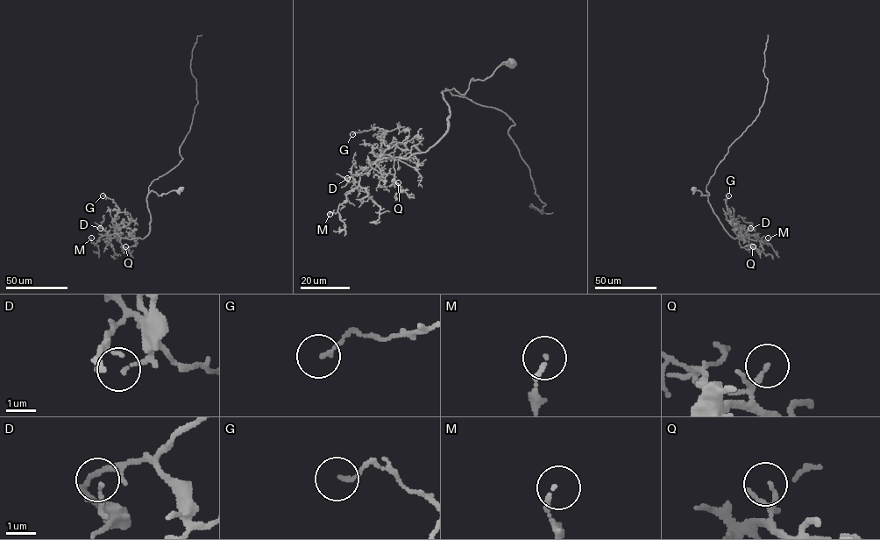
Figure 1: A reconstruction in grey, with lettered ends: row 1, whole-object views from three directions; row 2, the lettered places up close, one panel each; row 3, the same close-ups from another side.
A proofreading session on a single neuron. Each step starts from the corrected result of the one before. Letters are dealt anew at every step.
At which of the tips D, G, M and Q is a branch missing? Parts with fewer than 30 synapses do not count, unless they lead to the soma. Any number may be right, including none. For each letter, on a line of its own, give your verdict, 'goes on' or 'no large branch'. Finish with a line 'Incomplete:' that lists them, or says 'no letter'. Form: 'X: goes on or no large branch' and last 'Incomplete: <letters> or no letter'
D: no large branch
G: no large branch
M: no large branch
Q: no large branch
Incomplete: no letter

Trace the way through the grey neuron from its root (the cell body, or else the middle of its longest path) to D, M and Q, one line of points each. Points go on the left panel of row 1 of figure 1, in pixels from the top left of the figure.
D: (180, 189), (159, 195), (152, 190), (149, 193), (150, 230), (143, 238), (109, 235), (100, 228)
M: (180, 189), (159, 195), (149, 193), (150, 230), (144, 238), (114, 233), (102, 235), (95, 245), (91, 238)
Q: (180, 189), (159, 195), (152, 190), (149, 193), (149, 232), (142, 238), (122, 238), (124, 250), (125, 246)

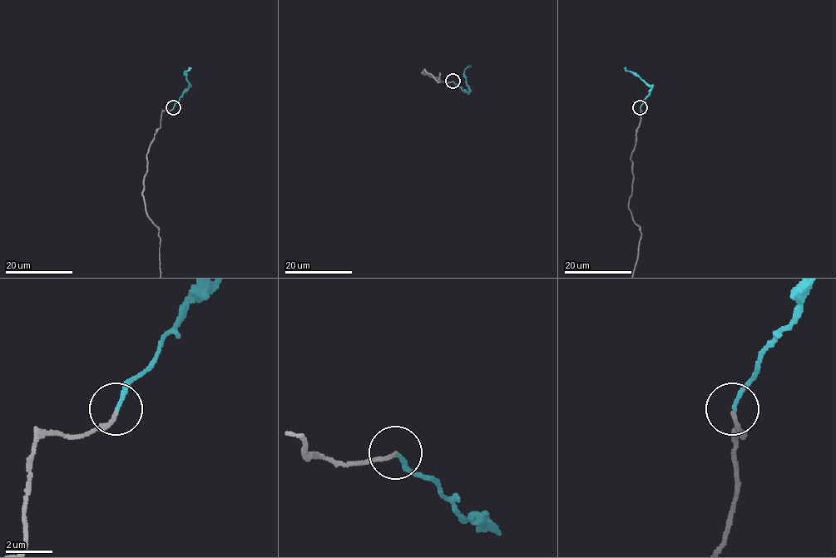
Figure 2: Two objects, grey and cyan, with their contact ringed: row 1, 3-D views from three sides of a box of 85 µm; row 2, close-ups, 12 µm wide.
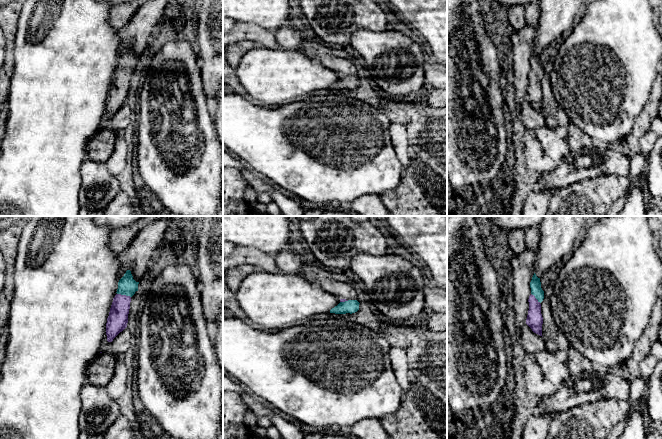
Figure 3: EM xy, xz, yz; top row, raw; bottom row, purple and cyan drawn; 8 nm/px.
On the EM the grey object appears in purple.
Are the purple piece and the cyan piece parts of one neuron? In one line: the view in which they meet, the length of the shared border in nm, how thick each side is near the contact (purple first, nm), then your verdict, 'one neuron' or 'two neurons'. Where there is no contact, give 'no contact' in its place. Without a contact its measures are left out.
xy | 120 nm | 160/150 nm | one neuron

